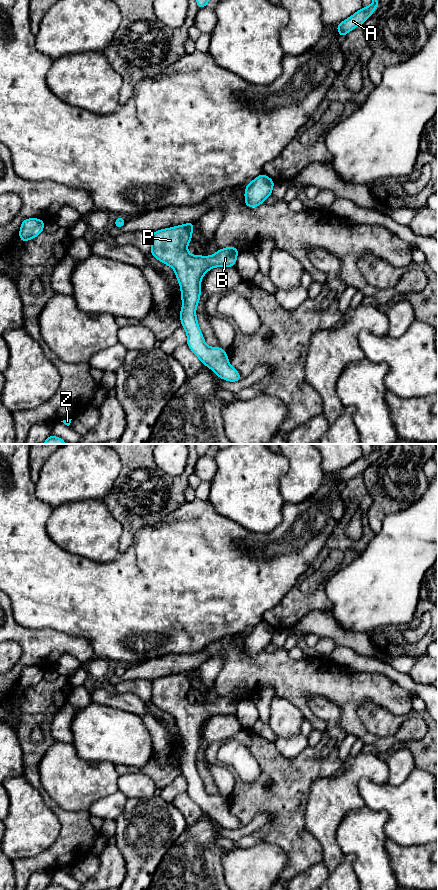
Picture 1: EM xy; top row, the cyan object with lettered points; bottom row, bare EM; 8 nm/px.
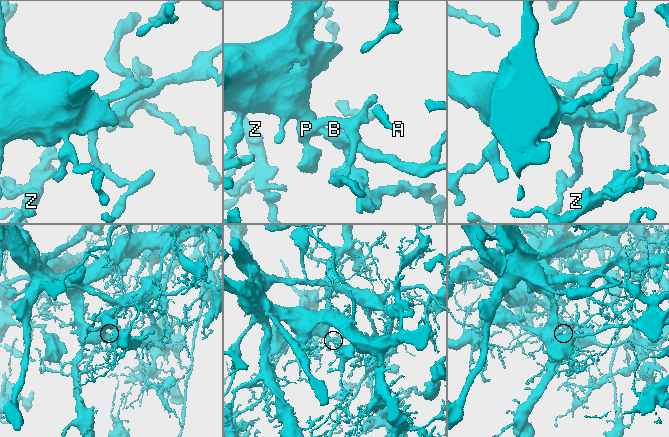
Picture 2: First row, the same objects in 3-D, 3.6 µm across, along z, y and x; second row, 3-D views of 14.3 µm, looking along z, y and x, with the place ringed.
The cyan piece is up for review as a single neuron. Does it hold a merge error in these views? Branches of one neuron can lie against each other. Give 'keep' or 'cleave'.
keep

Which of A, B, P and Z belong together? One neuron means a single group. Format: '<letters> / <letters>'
A B P Z

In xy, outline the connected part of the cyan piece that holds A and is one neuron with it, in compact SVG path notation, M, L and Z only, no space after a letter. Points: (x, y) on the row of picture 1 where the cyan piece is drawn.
M372 0L370 6L361 8L359 11L351 15L348 19L337 24L338 34L341 37L344 37L347 33L349 33L357 26L363 25L366 19L373 14L373 12L377 9L377 7L378 7L378 1Z

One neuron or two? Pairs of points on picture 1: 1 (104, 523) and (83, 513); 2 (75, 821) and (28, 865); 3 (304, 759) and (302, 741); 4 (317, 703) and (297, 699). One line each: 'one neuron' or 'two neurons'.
1: one neuron
2: one neuron
3: two neurons
4: two neurons

